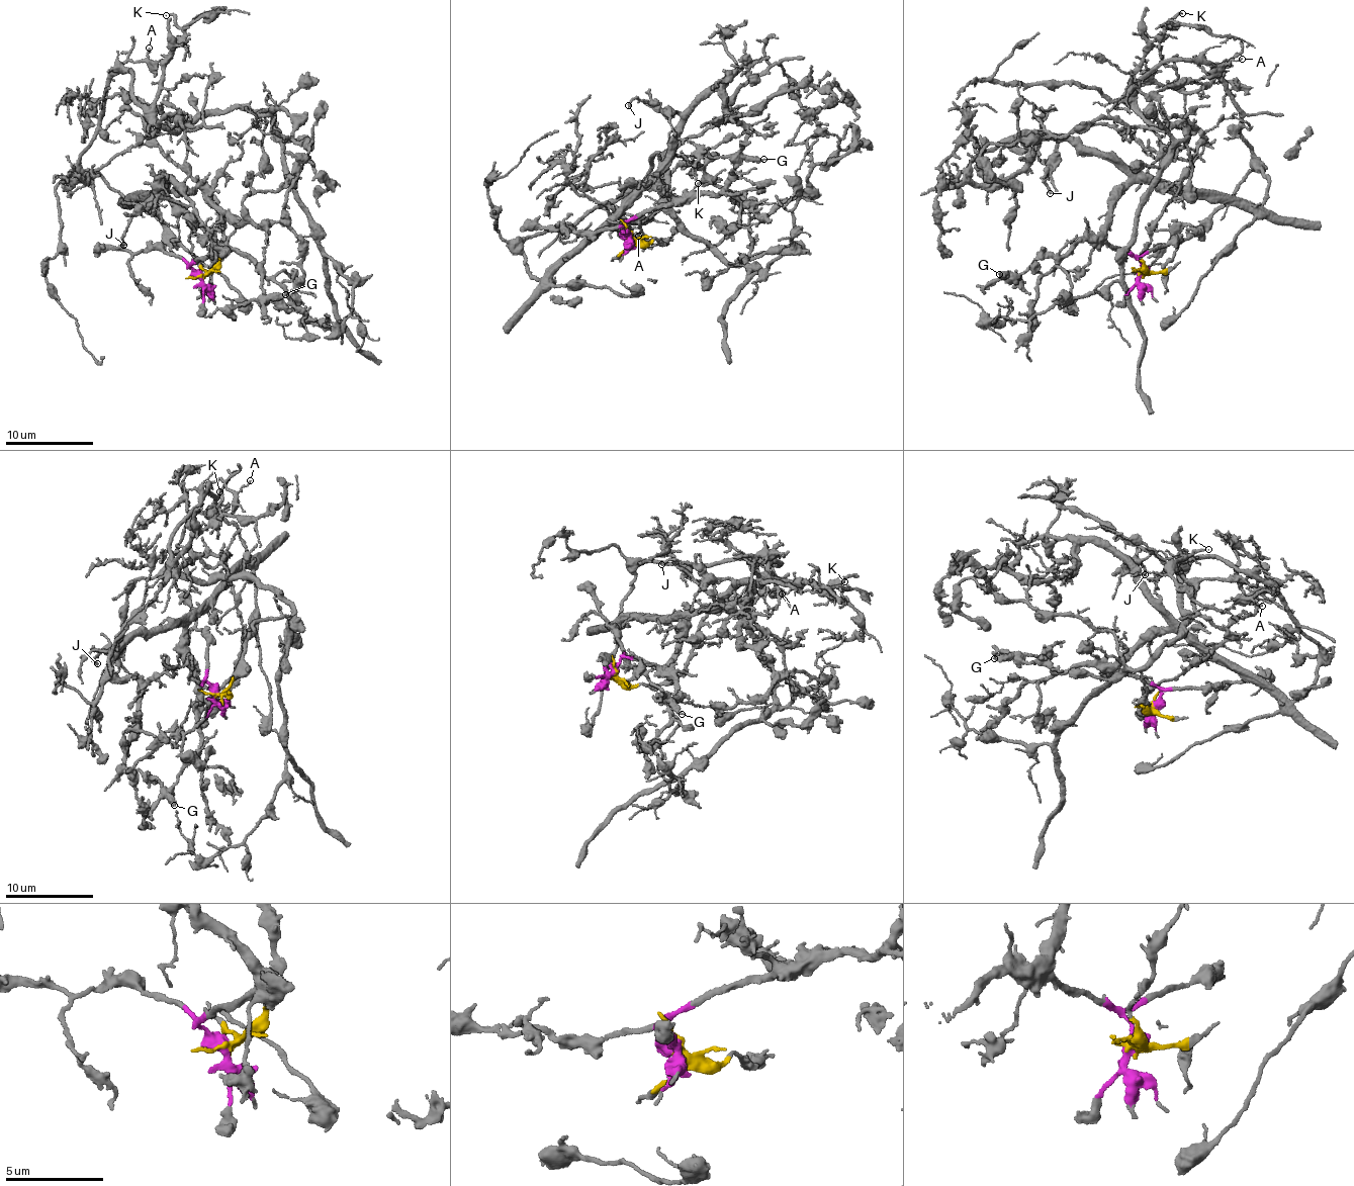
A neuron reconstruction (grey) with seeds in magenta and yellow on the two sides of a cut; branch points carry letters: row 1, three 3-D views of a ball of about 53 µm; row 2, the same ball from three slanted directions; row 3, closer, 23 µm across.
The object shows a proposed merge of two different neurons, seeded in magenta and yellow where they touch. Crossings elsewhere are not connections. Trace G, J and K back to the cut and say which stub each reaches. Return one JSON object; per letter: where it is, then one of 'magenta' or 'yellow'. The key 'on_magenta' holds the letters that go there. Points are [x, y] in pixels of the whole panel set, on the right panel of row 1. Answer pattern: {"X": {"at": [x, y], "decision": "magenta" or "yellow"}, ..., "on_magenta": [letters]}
{"G": {"at": [999, 274], "decision": "magenta"}, "J": {"at": [1050, 193], "decision": "magenta"}, "K": {"at": [1182, 13], "decision": "yellow"}, "on_magenta": ["G", "J"]}

